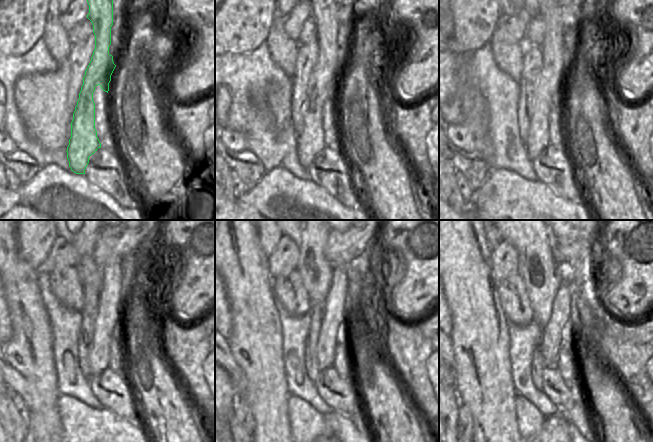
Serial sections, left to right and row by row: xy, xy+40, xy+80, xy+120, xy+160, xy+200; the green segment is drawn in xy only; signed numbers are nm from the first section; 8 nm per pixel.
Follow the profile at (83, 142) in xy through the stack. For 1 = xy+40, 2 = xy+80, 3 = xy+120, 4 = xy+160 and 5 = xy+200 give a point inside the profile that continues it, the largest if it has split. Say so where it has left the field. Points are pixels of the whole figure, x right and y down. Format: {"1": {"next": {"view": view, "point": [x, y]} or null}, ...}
{"1": {"next": {"view": "xy+40", "point": [323, 78]}}, "2": {"next": {"view": "xy+80", "point": [554, 77]}}, "3": {"next": {"view": "xy+120", "point": [110, 310]}}, "4": {"next": {"view": "xy+160", "point": [334, 307]}}, "5": {"next": {"view": "xy+200", "point": [550, 343]}}}

